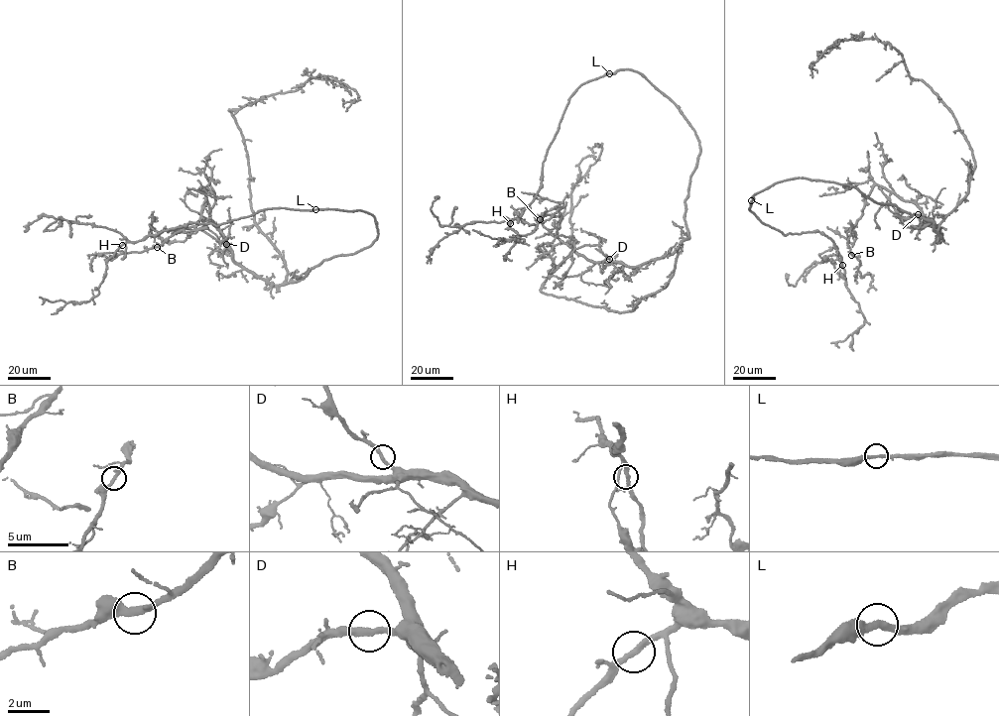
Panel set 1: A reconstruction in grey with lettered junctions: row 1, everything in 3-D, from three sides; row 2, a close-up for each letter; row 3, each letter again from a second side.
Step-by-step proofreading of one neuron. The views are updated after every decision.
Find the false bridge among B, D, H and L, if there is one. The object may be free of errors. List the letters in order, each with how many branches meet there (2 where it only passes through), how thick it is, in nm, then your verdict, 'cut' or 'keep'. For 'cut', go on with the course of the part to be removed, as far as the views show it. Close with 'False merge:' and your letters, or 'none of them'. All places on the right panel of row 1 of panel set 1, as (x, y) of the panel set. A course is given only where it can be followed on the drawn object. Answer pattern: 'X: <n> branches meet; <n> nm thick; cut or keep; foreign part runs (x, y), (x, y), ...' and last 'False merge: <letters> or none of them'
B: 2 branches meet; 280 nm thick; keep
D: 2 branches meet; 280 nm thick; keep
H: 2 branches meet; 280 nm thick; keep
L: 2 branches meet; 280 nm thick; keep
False merge: none of them

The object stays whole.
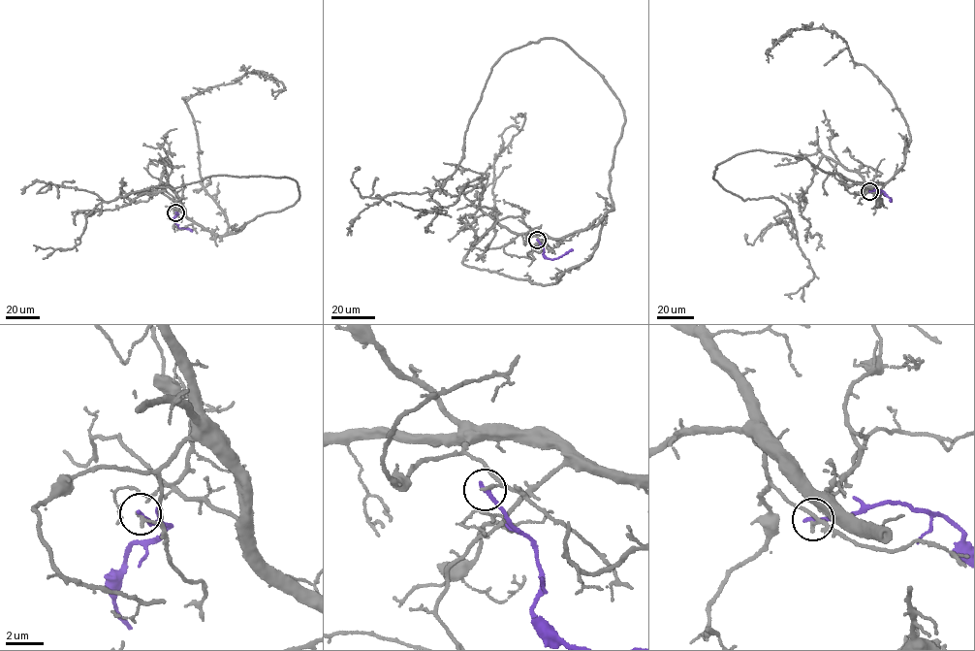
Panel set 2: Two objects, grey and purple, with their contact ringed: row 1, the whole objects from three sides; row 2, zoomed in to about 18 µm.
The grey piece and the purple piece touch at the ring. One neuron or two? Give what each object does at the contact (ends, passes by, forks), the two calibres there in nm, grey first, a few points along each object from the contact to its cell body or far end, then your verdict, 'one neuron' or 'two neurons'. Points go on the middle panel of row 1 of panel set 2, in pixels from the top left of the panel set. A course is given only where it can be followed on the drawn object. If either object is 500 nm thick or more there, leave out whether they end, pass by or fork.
grey ends there; purple ends there; 170 nm thick on the grey side, 240 nm on the other; grey runs (537, 240), (611, 211), (625, 118), (556, 39), (492, 67), (462, 158), (430, 197), (444, 214), (393, 201); purple runs (537, 240), (543, 245), (543, 254), (550, 259), (573, 249); two neurons

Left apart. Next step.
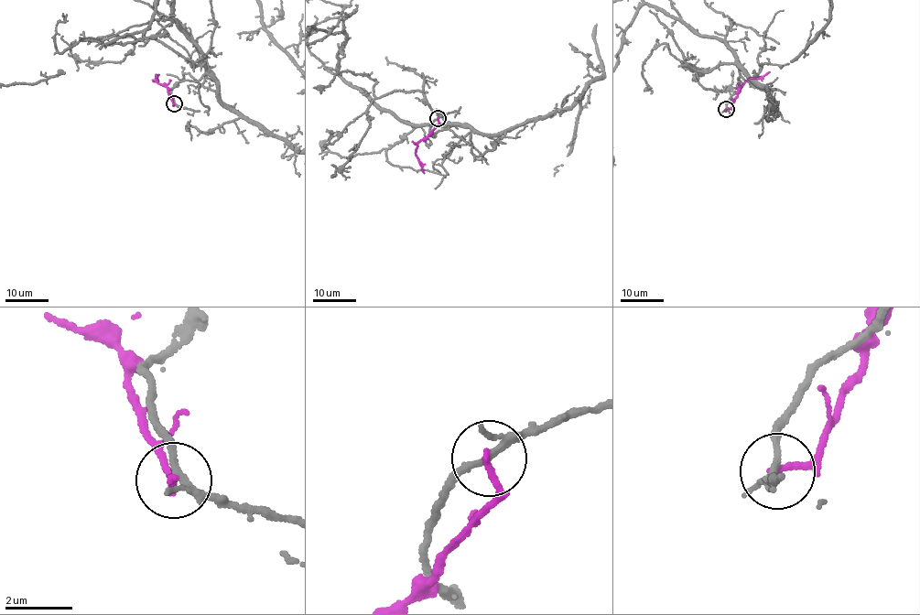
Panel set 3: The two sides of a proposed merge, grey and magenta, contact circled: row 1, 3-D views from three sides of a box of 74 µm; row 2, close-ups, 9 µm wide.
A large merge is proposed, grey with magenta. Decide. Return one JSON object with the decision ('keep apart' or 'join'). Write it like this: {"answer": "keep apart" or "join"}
{"answer": "keep apart"}

